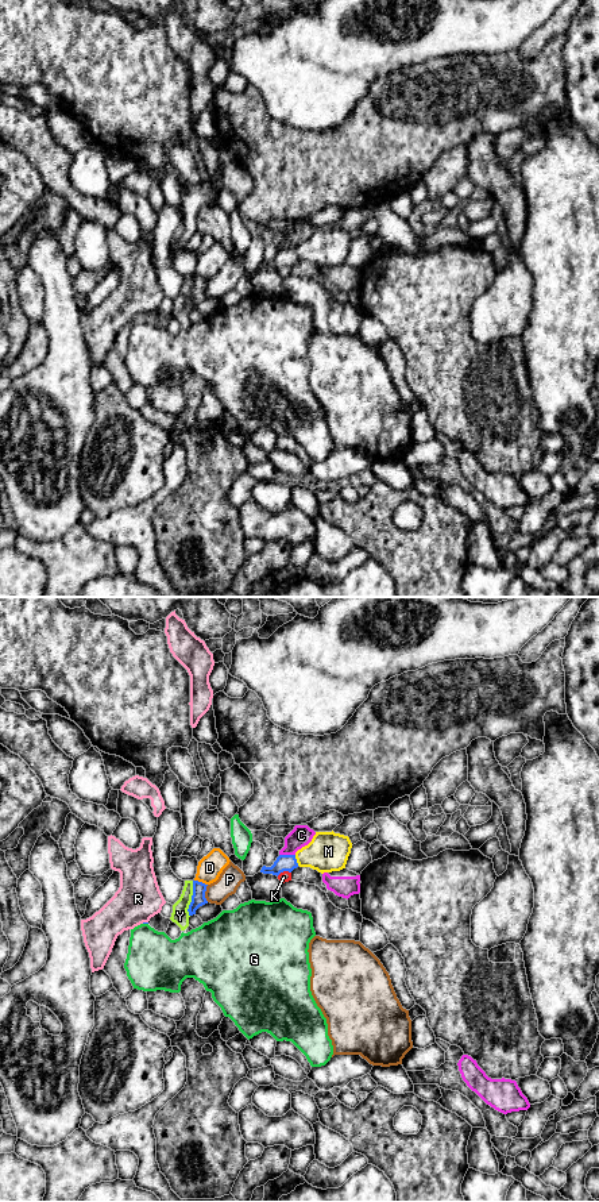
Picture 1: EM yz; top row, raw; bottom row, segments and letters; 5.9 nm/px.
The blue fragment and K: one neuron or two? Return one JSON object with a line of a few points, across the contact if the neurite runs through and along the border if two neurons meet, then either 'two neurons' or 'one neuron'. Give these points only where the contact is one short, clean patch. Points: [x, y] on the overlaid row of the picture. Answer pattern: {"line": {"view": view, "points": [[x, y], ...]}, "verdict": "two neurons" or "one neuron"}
{"verdict": "two neurons"}

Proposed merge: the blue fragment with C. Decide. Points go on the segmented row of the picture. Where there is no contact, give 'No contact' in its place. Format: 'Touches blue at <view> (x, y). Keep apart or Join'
Touches blue at yz (288, 855). Keep apart

